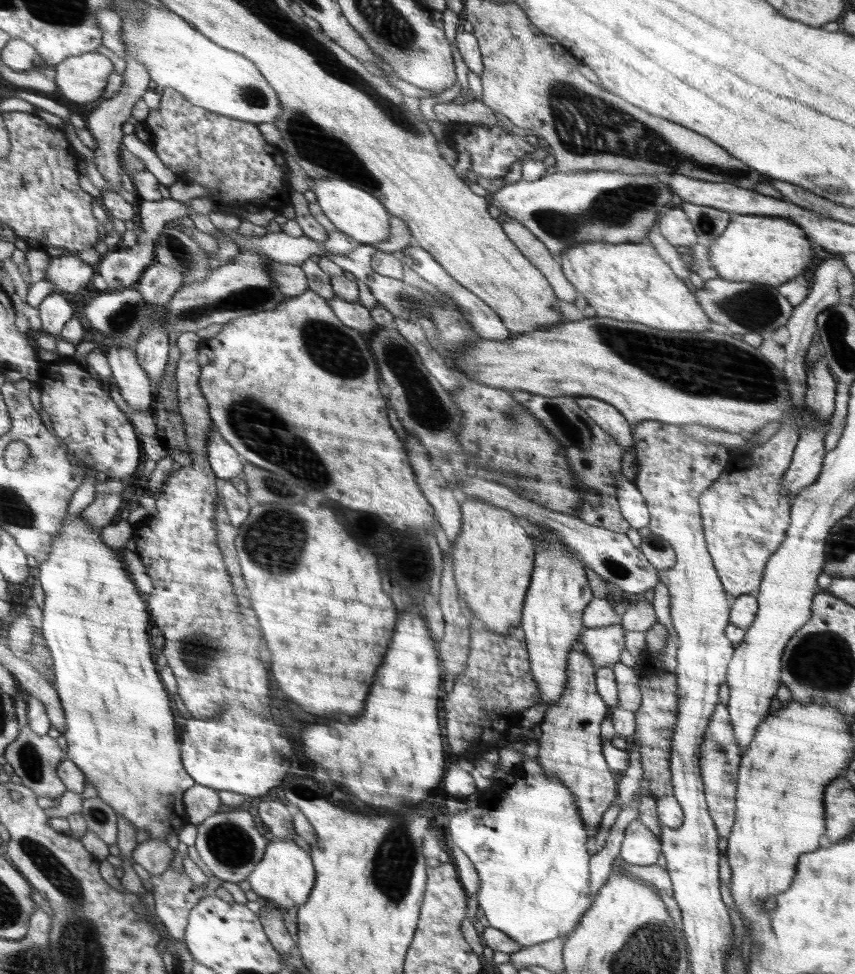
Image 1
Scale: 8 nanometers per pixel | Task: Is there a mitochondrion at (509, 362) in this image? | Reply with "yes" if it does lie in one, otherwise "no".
no

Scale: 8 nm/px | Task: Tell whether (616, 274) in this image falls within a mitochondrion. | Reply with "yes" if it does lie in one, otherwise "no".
no

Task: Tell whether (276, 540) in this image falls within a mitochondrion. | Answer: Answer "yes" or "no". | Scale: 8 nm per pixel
yes

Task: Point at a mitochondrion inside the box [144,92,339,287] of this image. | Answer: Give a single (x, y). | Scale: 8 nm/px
(178, 249)

